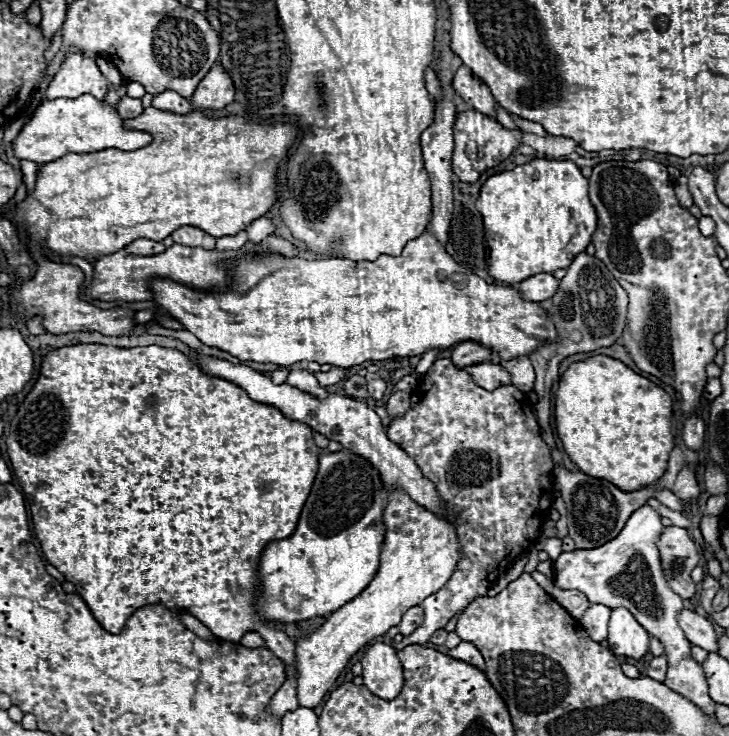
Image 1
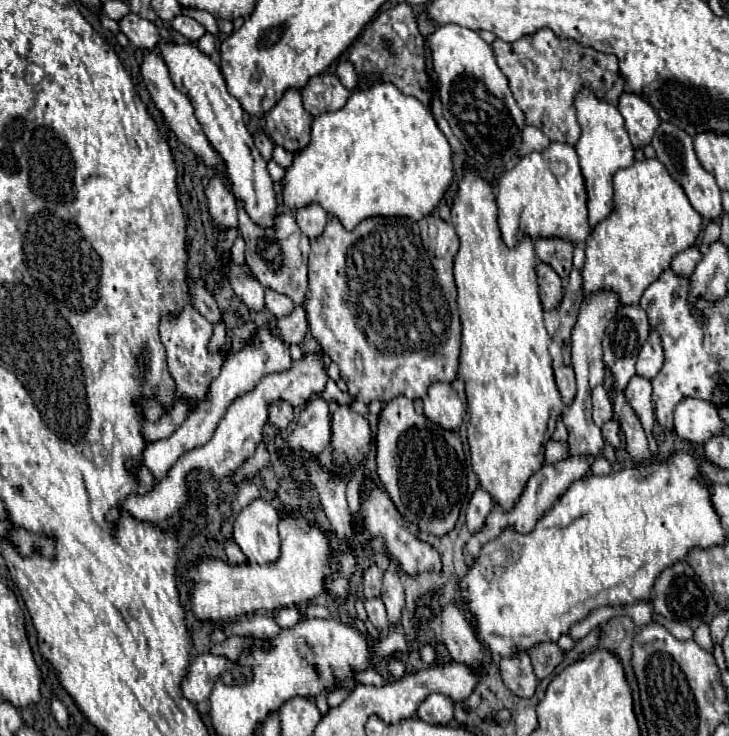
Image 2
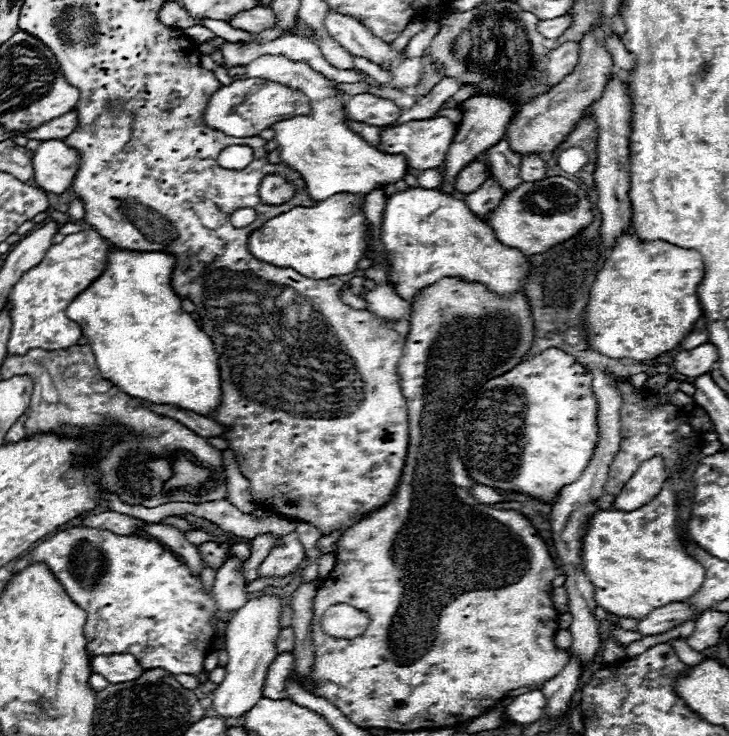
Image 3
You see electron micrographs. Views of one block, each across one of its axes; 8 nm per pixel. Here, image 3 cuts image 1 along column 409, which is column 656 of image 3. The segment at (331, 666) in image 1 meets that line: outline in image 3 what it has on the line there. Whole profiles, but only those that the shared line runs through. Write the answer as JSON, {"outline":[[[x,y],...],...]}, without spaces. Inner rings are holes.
{"outline":[[[668,478],[658,496],[638,510],[600,510],[594,514],[590,522],[592,532],[586,532],[584,538],[582,562],[600,608],[620,618],[640,620],[652,608],[690,600],[700,590],[706,572],[684,550],[676,530],[676,512],[678,496],[674,494],[674,480]]]}

